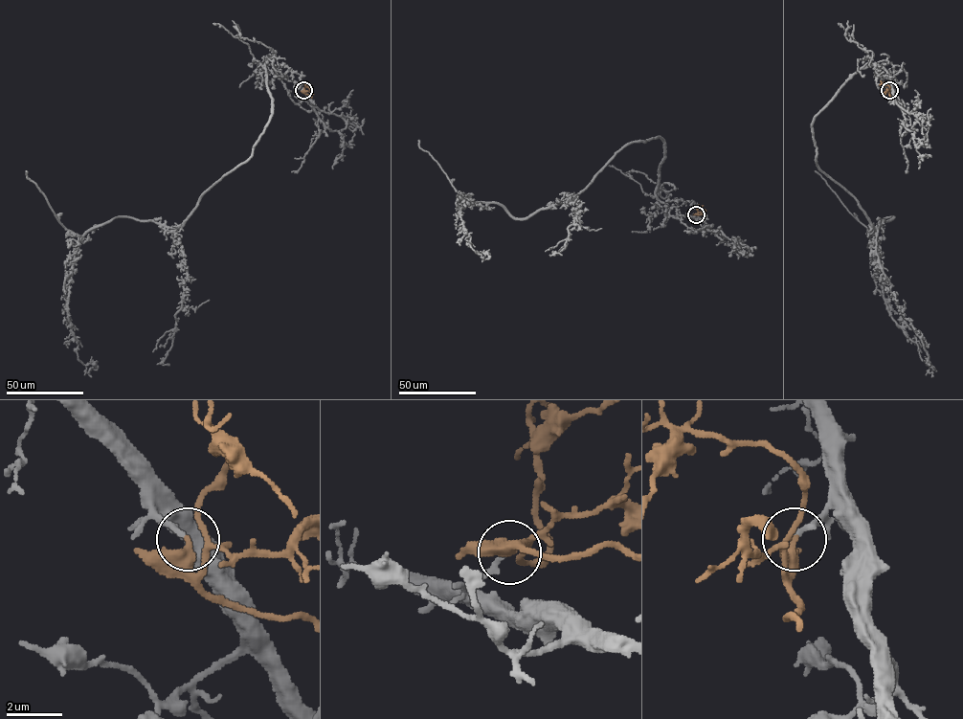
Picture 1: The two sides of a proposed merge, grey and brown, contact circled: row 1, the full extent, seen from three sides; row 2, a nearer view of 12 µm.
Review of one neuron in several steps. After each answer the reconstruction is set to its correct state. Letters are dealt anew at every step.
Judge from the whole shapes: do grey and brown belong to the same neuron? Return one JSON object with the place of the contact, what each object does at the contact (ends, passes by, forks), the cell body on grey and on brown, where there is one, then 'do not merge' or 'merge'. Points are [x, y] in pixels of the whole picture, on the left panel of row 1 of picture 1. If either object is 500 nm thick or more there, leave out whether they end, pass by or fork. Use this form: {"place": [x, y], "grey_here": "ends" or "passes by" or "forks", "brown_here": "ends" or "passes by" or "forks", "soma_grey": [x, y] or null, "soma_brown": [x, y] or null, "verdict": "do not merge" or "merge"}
{"place": [303, 90], "grey_here": "ends", "brown_here": "ends", "soma_grey": null, "soma_brown": null, "verdict": "merge"}

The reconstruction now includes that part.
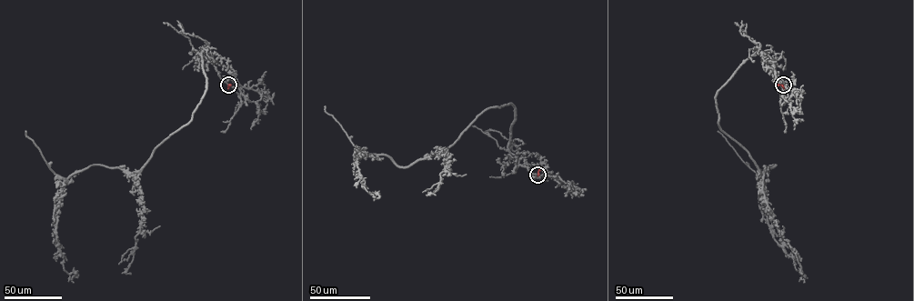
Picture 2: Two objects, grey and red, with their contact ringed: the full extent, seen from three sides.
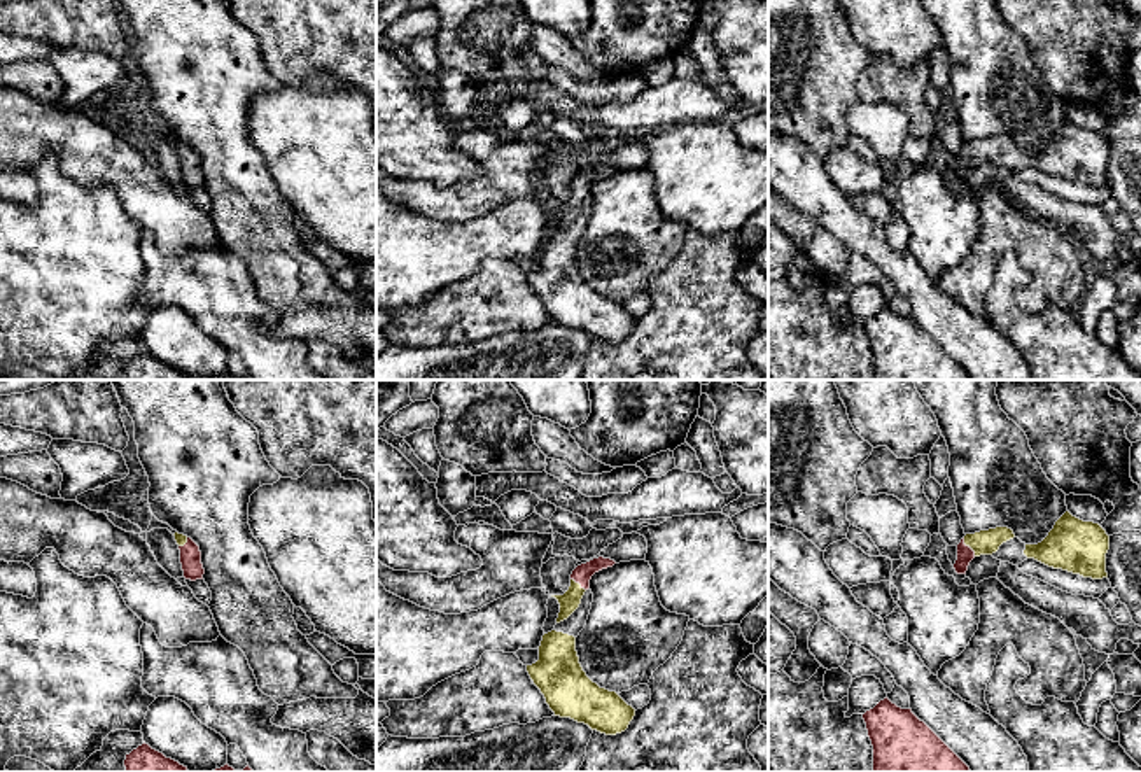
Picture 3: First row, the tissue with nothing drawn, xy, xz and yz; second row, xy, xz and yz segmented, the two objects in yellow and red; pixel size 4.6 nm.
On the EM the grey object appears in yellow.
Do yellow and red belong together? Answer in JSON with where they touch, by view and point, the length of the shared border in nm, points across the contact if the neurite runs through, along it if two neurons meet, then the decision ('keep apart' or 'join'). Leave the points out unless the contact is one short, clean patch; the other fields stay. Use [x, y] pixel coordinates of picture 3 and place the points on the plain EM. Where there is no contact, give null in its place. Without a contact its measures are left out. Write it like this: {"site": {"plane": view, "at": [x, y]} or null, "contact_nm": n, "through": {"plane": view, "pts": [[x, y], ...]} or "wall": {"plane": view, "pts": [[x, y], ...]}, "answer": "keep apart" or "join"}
{"site": {"plane": "yz", "at": [968, 153]}, "contact_nm": 110, "through": {"plane": "yz", "pts": [[986, 149], [968, 153], [965, 161]]}, "answer": "join"}

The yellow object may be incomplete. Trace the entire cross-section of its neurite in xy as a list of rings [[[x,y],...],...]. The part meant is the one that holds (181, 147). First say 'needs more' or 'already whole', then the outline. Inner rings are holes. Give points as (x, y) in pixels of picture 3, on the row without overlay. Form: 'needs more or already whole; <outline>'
needs more; [[[175,140],[173,144],[180,158],[184,186],[191,189],[203,187],[205,177],[201,172],[200,154],[184,142]]]

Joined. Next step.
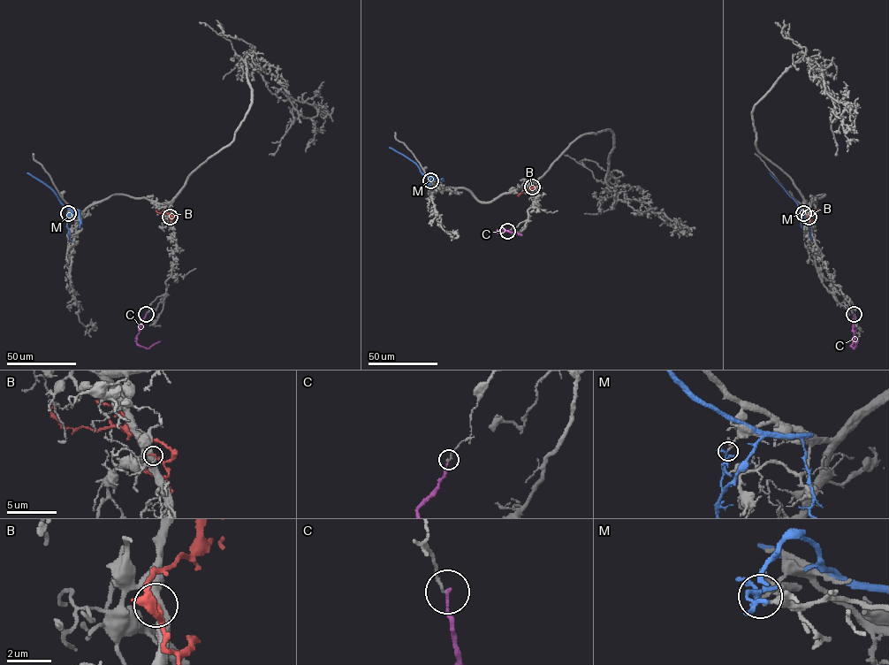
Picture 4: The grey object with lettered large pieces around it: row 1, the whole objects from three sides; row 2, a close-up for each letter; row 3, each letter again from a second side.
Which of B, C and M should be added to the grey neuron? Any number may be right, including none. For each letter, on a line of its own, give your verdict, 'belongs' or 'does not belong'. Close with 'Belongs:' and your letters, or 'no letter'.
B: does not belong
C: does not belong
M: does not belong
Belongs: no letter

